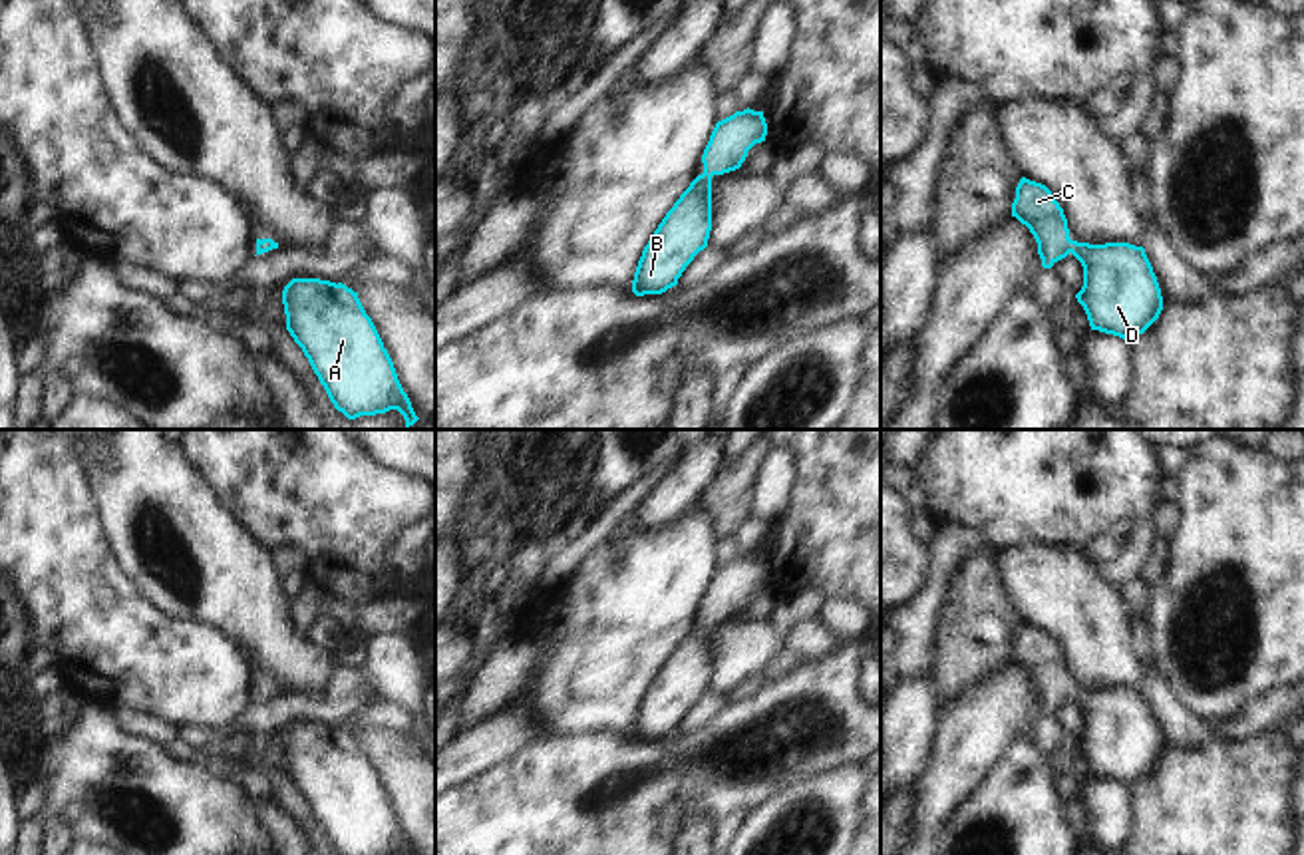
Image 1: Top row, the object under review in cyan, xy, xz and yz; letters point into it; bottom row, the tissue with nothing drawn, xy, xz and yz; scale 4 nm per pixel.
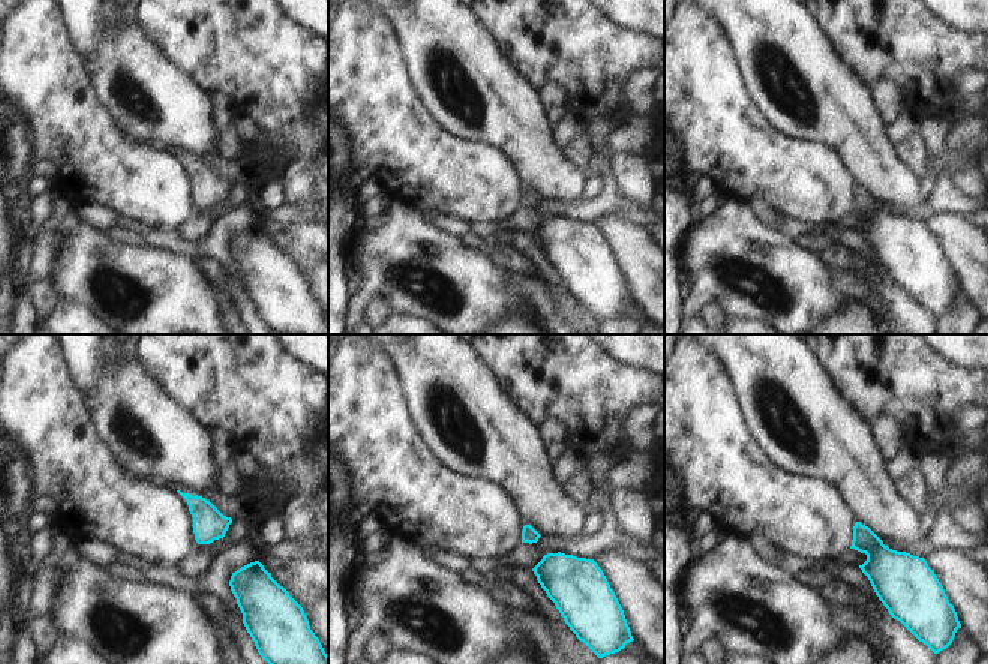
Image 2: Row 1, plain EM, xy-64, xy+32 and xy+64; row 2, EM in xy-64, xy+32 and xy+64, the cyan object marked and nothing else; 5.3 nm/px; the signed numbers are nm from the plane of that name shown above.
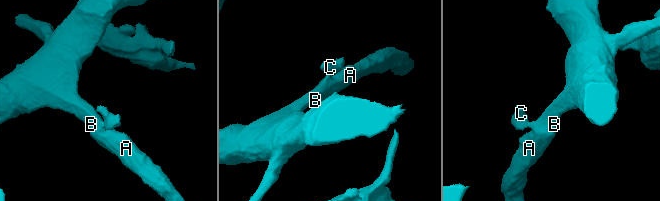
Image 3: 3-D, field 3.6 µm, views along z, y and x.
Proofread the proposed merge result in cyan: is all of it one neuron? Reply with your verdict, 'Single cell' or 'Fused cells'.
Single cell.

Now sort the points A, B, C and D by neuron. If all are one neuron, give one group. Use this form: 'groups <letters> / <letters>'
groups A B C D

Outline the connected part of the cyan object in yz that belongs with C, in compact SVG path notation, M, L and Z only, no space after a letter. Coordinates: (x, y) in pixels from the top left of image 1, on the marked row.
M1026 177L1016 187L1012 217L1034 235L1044 268L1052 268L1069 253L1081 262L1083 286L1075 298L1091 330L1133 344L1159 318L1163 296L1143 247L1071 241L1067 219L1052 191Z

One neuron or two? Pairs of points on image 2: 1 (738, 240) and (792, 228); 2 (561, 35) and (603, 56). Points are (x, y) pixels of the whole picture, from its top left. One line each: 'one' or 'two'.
1: two
2: one

